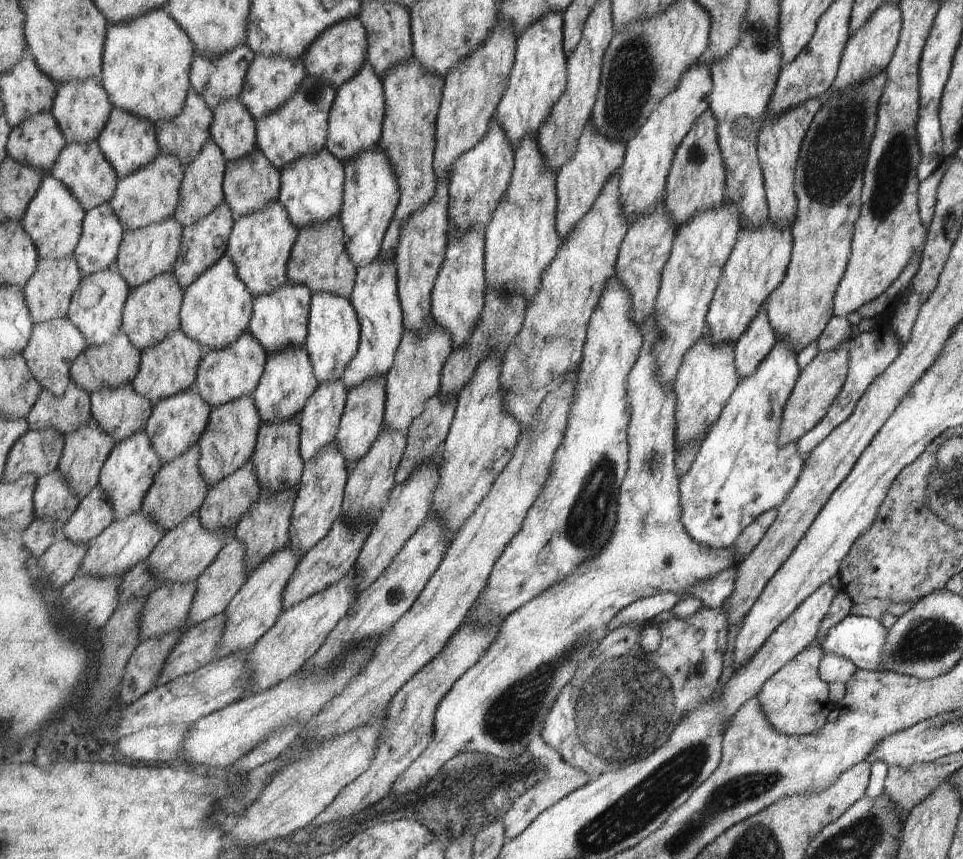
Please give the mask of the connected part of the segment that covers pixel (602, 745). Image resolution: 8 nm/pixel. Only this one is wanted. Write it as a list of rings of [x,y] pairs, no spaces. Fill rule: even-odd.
[[[721,605],[717,608],[703,607],[693,618],[679,618],[667,611],[641,622],[639,628],[633,624],[623,624],[610,631],[591,658],[579,666],[579,672],[571,684],[563,689],[554,709],[547,714],[543,740],[559,752],[567,766],[575,766],[594,777],[649,758],[667,744],[683,718],[691,714],[699,702],[711,698],[721,674],[727,631],[726,610]],[[647,624],[661,630],[661,644],[657,652],[646,652],[639,642],[639,634]]]

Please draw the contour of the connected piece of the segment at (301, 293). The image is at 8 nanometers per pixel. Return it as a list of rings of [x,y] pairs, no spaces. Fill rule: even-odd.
[[[291,284],[273,290],[269,294],[261,294],[254,299],[254,314],[250,322],[249,334],[261,342],[268,354],[279,354],[287,350],[287,346],[306,347],[310,324],[310,310],[313,292],[310,286]]]

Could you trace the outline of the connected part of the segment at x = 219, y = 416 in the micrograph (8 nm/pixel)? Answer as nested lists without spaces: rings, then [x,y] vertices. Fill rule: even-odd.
[[[253,395],[243,396],[235,402],[223,404],[211,411],[210,425],[206,433],[201,437],[201,460],[199,470],[202,470],[203,478],[209,488],[217,486],[225,478],[233,476],[237,470],[241,470],[247,462],[252,460],[255,449],[258,446],[259,431],[262,429],[263,419],[259,414]]]

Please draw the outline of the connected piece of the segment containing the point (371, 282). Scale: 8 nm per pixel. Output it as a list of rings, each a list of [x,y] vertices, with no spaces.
[[[381,256],[375,258],[375,262],[369,262],[367,266],[359,268],[355,290],[350,298],[351,304],[358,311],[359,322],[362,322],[362,340],[357,356],[342,376],[348,391],[358,388],[371,378],[386,377],[395,364],[399,345],[403,340],[405,314],[399,300],[398,263],[396,258],[380,258]]]

